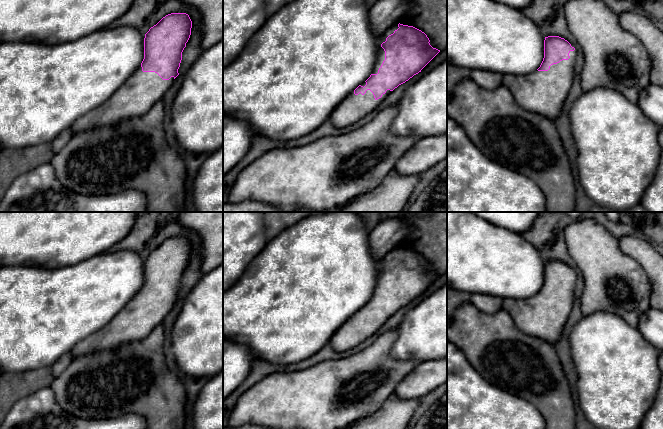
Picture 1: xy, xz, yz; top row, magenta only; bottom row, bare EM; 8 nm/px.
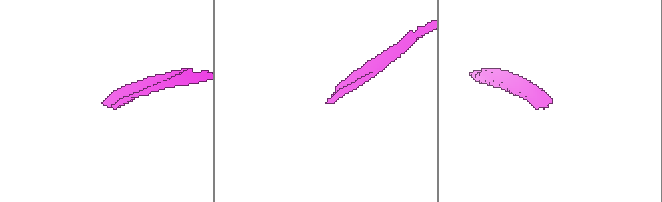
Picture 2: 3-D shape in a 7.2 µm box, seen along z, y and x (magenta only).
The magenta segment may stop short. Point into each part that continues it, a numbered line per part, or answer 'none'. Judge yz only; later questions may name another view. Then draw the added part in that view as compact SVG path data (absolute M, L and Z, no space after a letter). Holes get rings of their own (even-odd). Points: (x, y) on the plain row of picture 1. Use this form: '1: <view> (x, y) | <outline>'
1: yz (544, 316) | M576 273L570 282L550 290L548 295L535 294L525 299L503 299L503 310L523 332L555 344L573 307Z

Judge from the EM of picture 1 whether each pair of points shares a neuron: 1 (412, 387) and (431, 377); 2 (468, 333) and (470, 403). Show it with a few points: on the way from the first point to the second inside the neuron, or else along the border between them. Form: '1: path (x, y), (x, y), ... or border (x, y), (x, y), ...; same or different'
1: path (417, 383), (426, 377); same
2: border (457, 346), (463, 352), (468, 362), (485, 379); different

